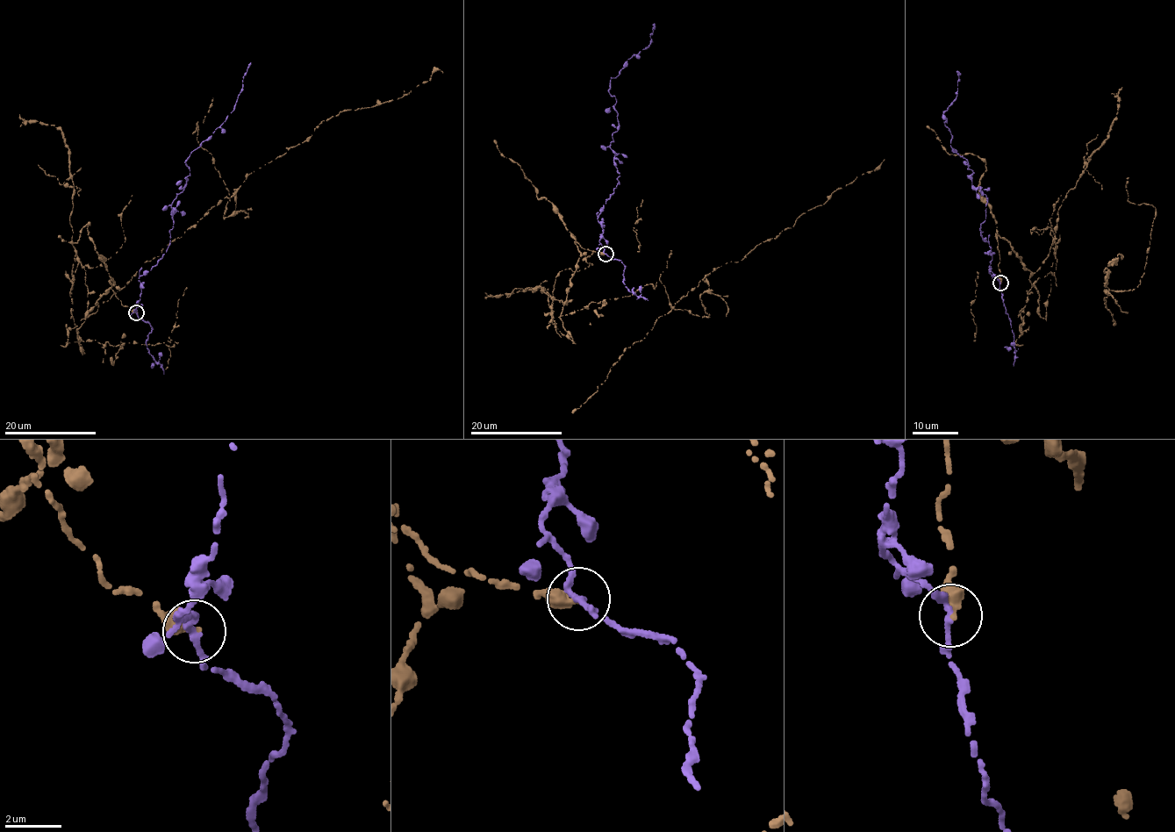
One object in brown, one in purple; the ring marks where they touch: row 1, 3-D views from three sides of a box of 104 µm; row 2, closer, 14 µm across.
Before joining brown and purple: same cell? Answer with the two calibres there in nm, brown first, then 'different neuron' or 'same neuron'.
400 nm thick on the brown side, 240 nm on the other; different neuron

